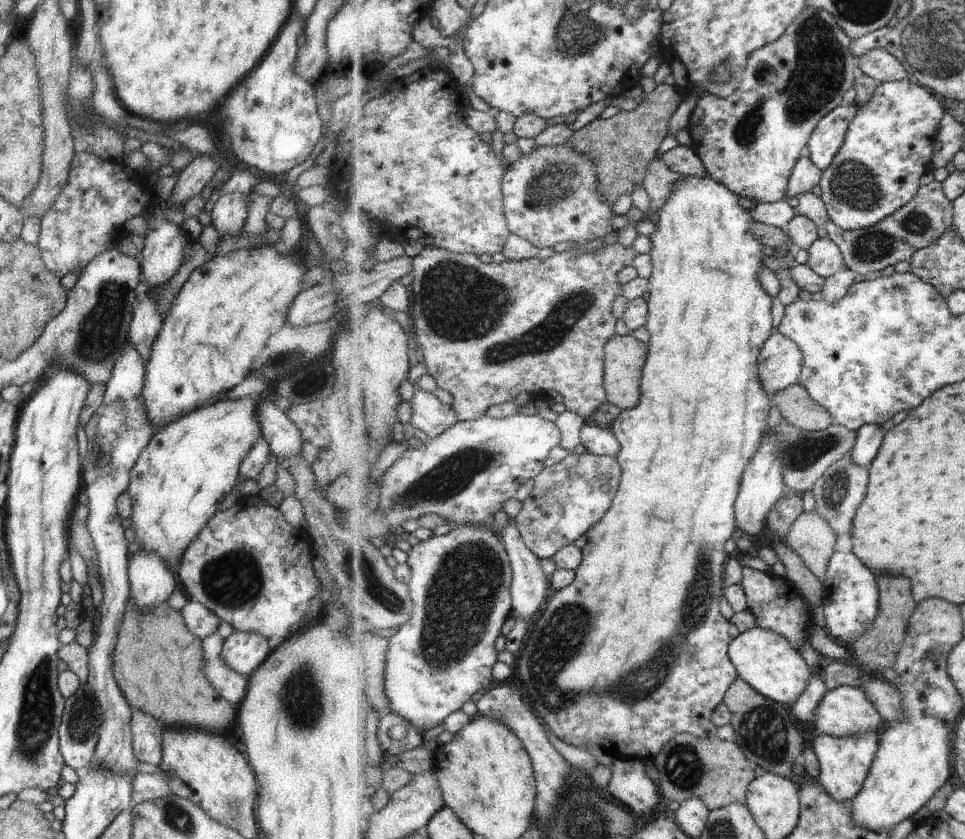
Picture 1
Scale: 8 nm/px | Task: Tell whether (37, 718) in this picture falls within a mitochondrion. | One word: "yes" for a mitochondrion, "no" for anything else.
yes

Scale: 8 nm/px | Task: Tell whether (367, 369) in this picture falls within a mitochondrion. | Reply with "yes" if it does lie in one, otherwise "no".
no

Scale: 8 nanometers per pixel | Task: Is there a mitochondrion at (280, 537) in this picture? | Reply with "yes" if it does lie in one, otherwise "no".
no

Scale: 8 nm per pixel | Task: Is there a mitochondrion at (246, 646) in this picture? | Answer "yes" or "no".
no

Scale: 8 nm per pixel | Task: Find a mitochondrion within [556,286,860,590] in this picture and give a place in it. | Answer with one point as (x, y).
(801, 451)

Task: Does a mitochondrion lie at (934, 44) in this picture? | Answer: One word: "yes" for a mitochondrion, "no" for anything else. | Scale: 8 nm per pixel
yes

